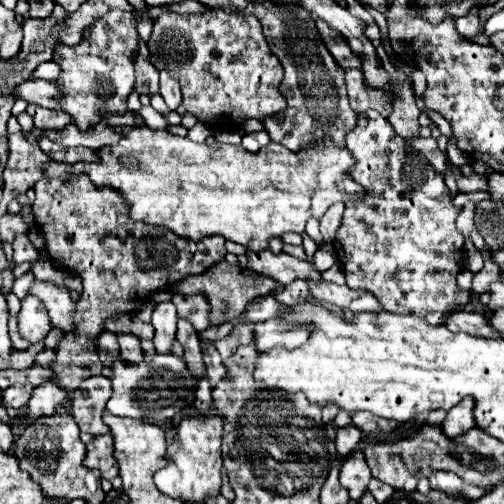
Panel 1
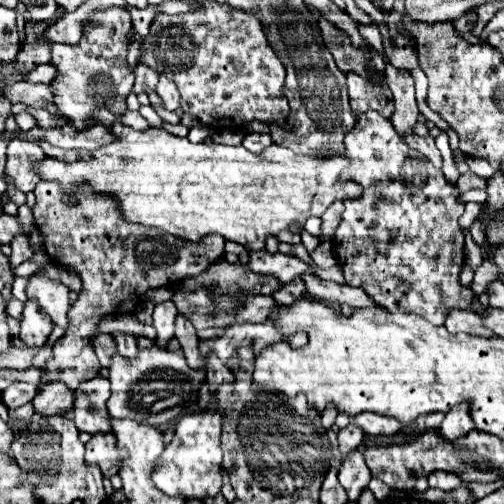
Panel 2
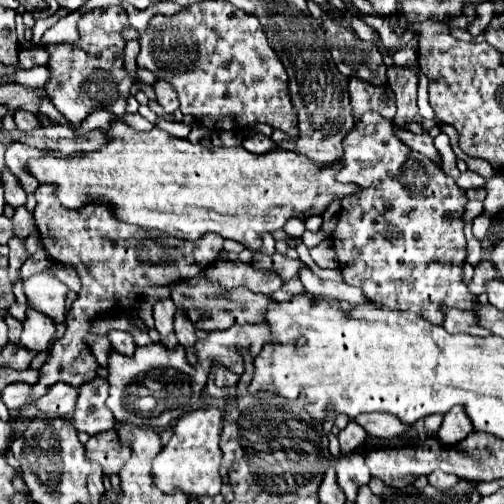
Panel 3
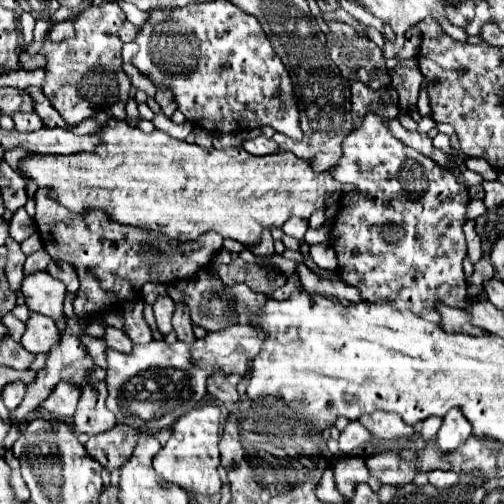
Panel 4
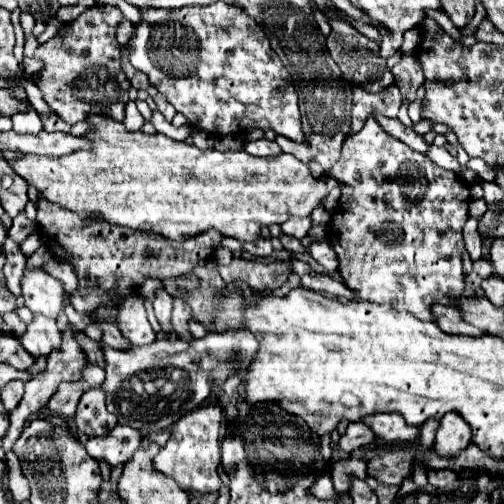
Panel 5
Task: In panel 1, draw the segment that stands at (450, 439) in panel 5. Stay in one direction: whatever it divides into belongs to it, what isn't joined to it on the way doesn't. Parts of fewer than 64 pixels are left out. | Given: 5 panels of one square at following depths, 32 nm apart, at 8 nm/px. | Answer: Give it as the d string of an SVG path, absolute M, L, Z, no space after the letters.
M468 396L464 398L460 404L456 404L452 410L448 410L446 420L442 422L442 430L448 436L460 436L464 432L468 432L470 428L476 426L474 420L474 398Z

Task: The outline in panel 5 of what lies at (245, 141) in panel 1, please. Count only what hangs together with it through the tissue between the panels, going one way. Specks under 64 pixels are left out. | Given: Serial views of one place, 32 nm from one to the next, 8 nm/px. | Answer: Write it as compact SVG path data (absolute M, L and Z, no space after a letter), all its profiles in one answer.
M266 138L244 142L244 150L252 156L278 156L280 154L280 146L272 140L266 140Z

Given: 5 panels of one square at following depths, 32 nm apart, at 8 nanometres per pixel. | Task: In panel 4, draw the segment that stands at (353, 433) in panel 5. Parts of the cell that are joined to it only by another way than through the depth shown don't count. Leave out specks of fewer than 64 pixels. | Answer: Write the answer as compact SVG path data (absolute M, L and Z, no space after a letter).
M350 422L340 432L340 452L342 454L352 454L356 448L364 446L370 438L372 438L370 432L360 422Z

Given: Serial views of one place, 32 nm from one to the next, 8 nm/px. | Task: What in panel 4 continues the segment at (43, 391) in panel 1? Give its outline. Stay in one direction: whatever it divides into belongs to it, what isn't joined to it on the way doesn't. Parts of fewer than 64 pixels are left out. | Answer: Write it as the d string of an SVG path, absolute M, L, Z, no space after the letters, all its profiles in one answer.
M60 382L50 392L50 396L40 402L40 410L44 414L48 414L52 420L72 418L72 414L76 410L78 396L80 396L80 386L74 386L74 384L68 384L68 382Z

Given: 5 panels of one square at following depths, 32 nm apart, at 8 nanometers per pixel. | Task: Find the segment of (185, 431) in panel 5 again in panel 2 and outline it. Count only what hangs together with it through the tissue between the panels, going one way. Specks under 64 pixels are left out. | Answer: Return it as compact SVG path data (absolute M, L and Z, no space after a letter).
M216 410L186 414L176 424L176 434L172 442L160 456L160 464L154 472L154 484L168 496L184 496L186 500L204 500L216 496L222 486L222 416Z

